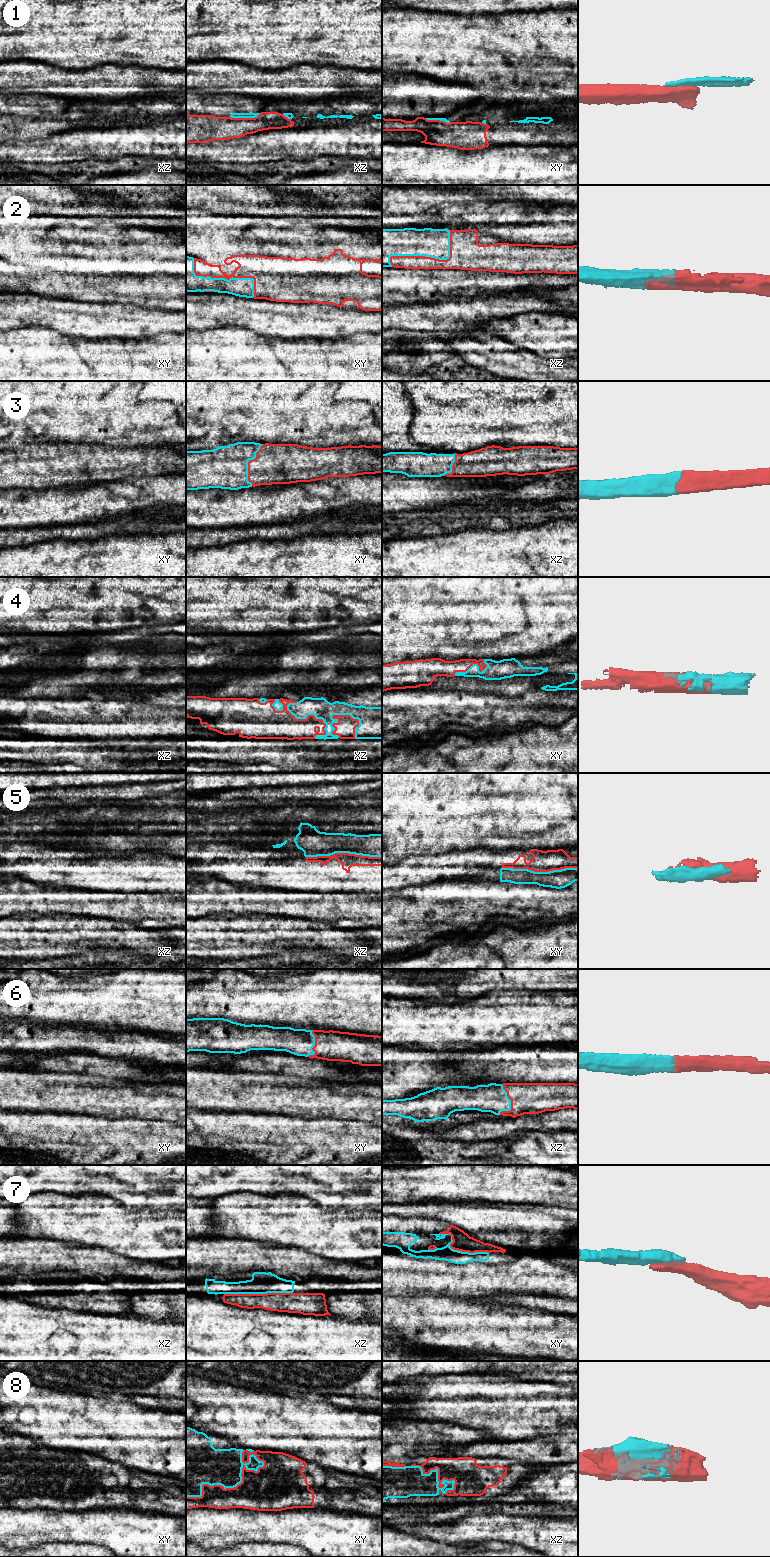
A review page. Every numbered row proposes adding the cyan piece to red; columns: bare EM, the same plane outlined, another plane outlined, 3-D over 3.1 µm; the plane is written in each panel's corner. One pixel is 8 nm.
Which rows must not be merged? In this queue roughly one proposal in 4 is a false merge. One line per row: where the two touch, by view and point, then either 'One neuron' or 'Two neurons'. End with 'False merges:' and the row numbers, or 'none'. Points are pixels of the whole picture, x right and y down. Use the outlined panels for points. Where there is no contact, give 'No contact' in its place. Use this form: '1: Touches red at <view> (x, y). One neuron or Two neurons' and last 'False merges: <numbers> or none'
1: Touches red at xz (244, 118). Two neurons
2: Touches red at xz (430, 257). One neuron
3: Touches red at xy (248, 464). One neuron
4: Touches red at xz (310, 715). One neuron
5: Touches red at xz (343, 853). Two neurons
6: Touches red at xz (511, 1102). One neuron
7: Touches red at xz (258, 1294). One neuron
8: Touches red at xy (228, 1488). One neuron
False merges: 1, 5

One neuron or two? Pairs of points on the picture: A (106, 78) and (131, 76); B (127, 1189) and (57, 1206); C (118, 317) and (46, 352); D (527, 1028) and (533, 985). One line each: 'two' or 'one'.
A: one
B: two
C: two
D: two

